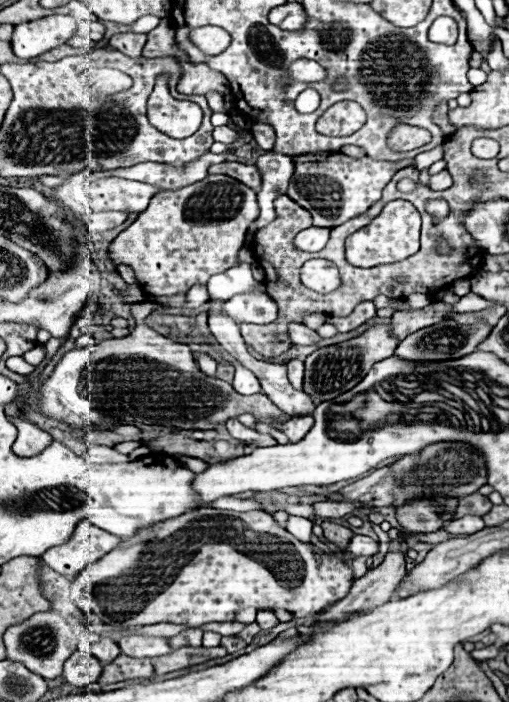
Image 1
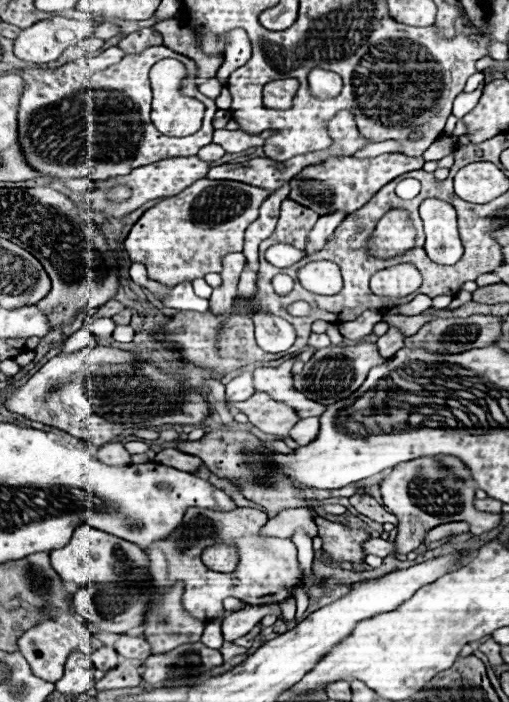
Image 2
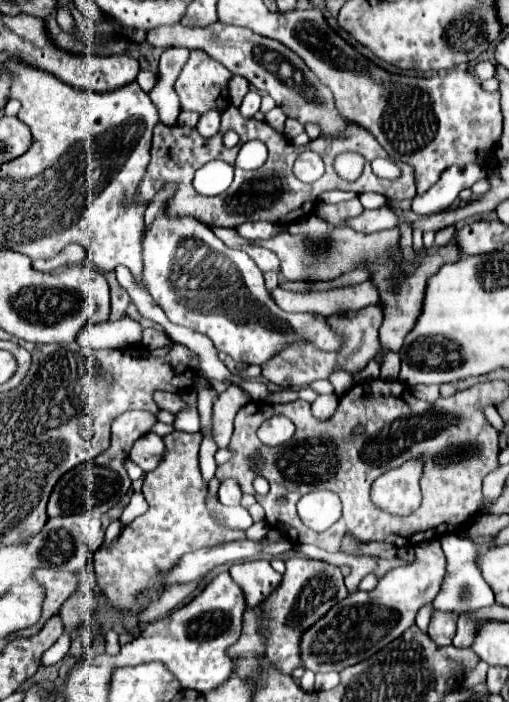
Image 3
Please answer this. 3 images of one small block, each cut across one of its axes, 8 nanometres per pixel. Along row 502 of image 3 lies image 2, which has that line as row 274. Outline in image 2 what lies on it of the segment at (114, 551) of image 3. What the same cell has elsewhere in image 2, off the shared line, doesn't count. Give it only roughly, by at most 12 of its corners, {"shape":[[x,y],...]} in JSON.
{"shape":[[198,180],[148,208],[132,262],[168,288],[222,272],[268,190]]}

